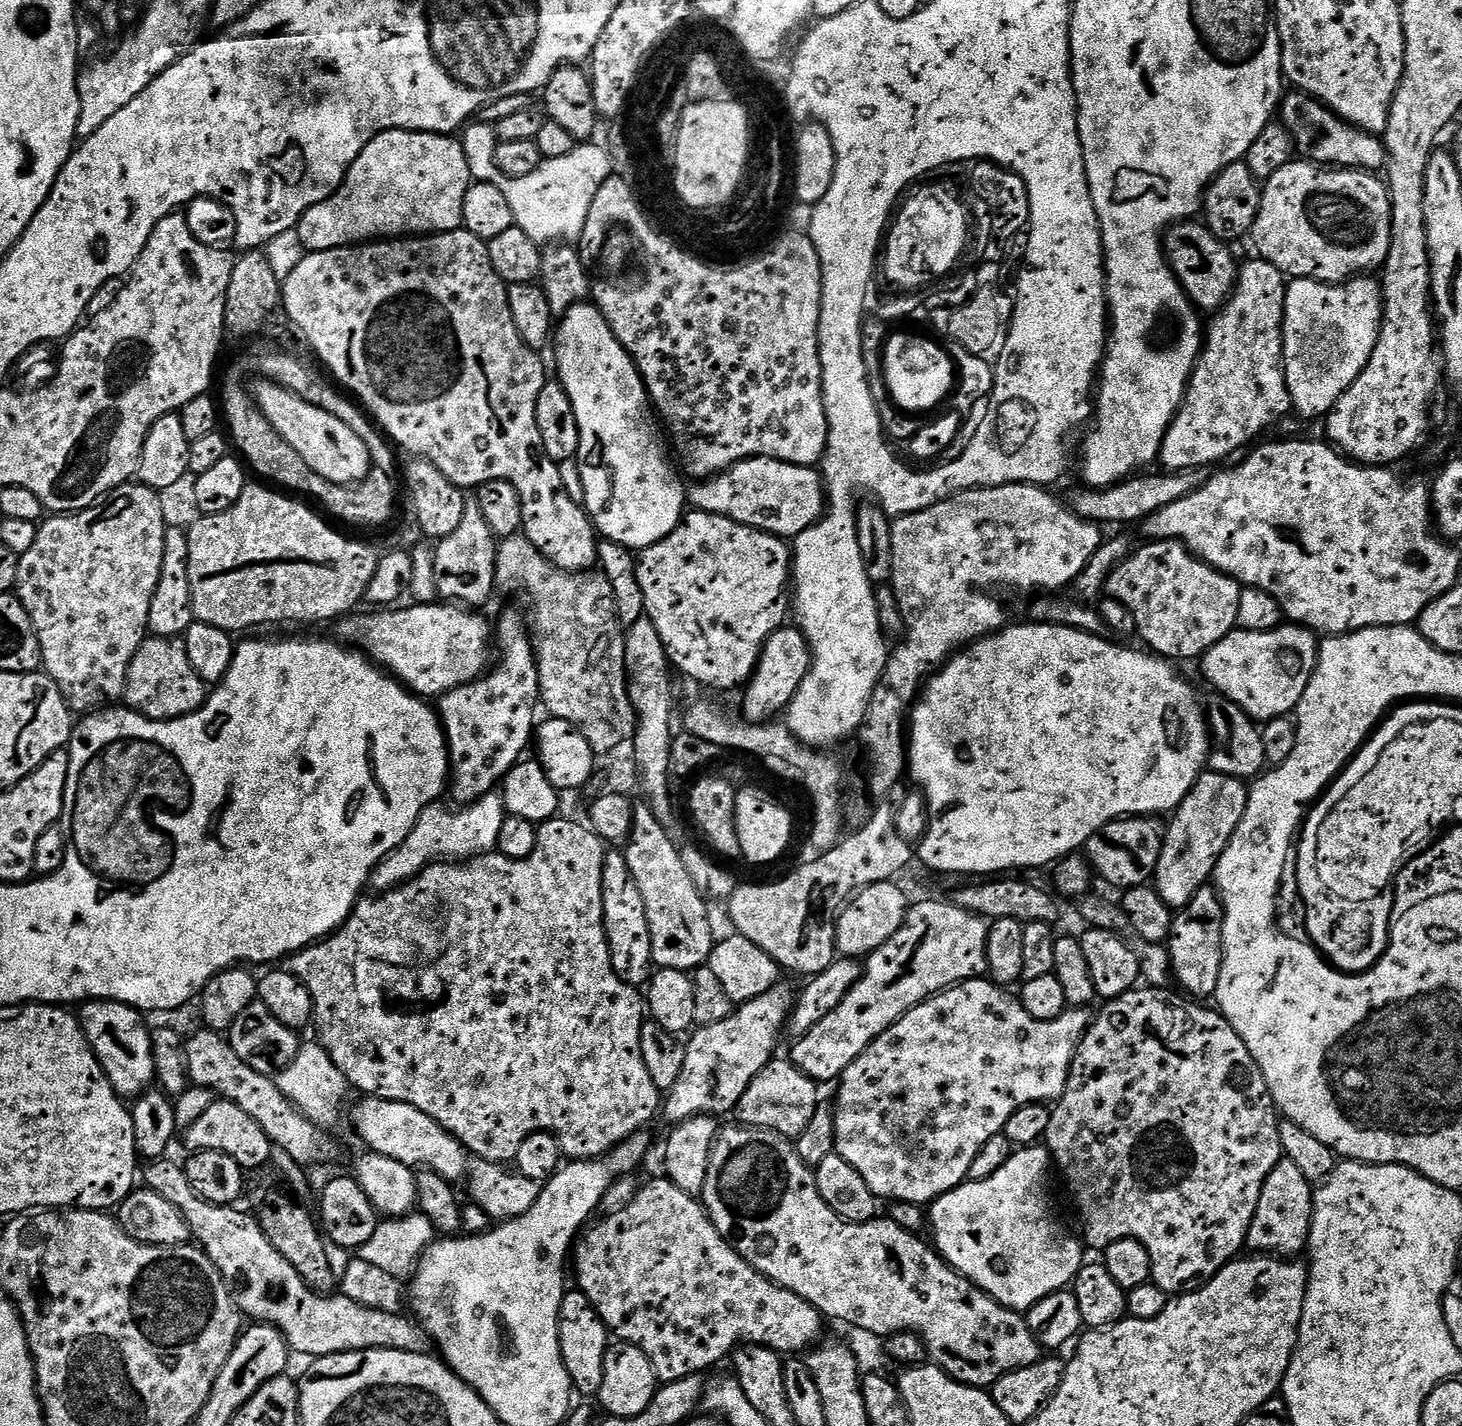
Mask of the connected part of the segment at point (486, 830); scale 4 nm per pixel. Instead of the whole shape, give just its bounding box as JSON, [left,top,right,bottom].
[370,795,506,894]

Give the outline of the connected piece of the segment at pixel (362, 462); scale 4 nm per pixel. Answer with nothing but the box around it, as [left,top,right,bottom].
[251,378,372,484]

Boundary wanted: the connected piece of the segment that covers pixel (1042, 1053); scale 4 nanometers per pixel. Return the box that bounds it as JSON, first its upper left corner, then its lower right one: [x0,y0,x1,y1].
[834,978,1090,1206]

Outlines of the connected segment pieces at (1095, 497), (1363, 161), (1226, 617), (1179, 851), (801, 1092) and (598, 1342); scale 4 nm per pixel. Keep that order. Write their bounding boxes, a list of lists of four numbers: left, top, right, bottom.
[[1070,467,1214,526],[1282,95,1388,174],[1103,540,1241,661],[1154,770,1249,910],[735,1058,818,1138],[558,1290,610,1397]]

